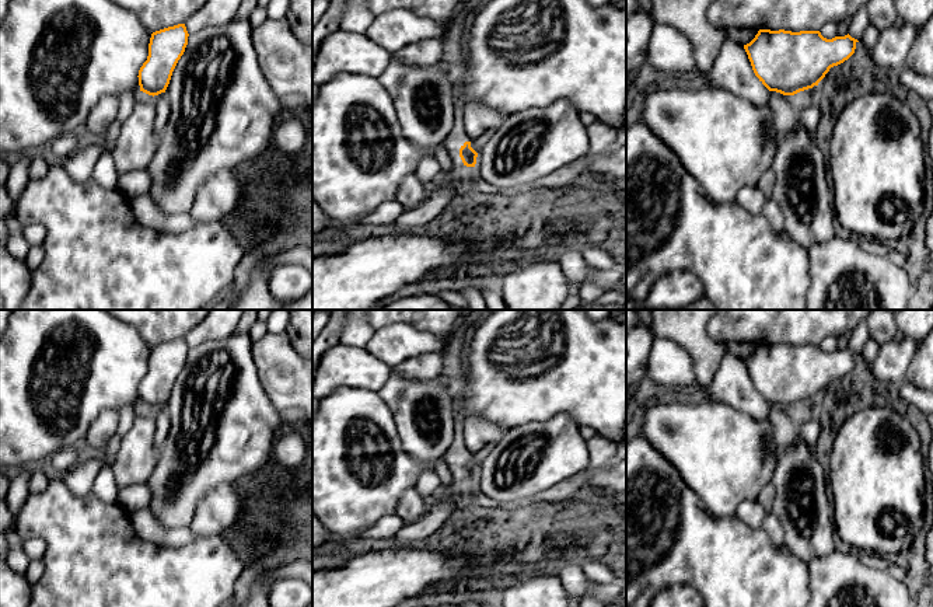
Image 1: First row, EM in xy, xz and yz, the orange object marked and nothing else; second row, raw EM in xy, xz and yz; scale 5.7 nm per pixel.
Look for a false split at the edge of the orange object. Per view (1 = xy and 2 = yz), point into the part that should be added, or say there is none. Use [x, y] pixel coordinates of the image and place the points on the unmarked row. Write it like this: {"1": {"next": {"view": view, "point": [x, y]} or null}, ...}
{"1": {"next": null}, "2": {"next": null}}

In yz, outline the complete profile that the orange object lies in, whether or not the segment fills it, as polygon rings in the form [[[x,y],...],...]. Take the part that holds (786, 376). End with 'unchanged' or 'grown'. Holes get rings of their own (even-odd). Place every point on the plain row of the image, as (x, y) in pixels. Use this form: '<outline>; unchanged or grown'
[[[759,343],[744,363],[769,405],[794,409],[818,400],[831,381],[855,367],[857,356],[849,348],[827,353],[820,345]]]; unchanged

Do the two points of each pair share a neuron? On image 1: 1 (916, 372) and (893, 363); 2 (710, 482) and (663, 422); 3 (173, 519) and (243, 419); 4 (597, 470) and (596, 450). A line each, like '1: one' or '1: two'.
1: two
2: one
3: one
4: one

